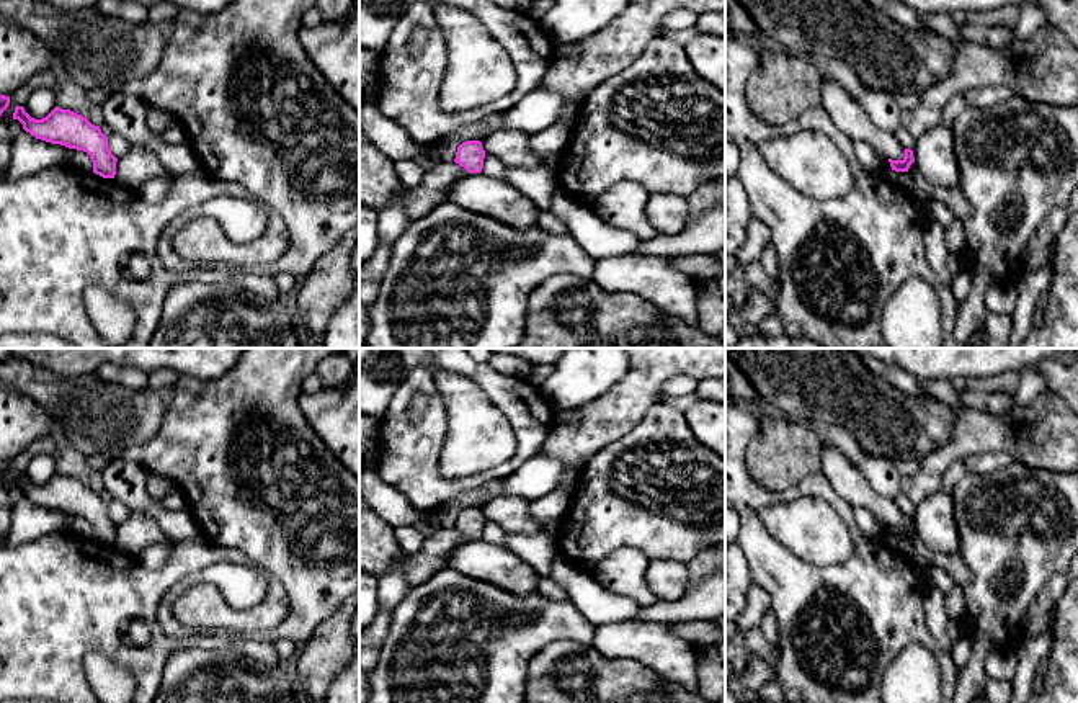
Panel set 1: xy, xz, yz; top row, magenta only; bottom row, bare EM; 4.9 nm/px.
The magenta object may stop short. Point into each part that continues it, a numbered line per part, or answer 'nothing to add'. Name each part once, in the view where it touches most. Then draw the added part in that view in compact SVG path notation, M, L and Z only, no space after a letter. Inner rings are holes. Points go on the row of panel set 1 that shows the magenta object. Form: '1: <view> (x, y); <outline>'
nothing to add

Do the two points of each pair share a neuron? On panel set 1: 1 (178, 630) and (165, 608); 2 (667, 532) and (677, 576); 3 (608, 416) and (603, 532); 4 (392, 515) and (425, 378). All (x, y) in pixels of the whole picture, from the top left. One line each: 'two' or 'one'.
1: one
2: two
3: two
4: two

